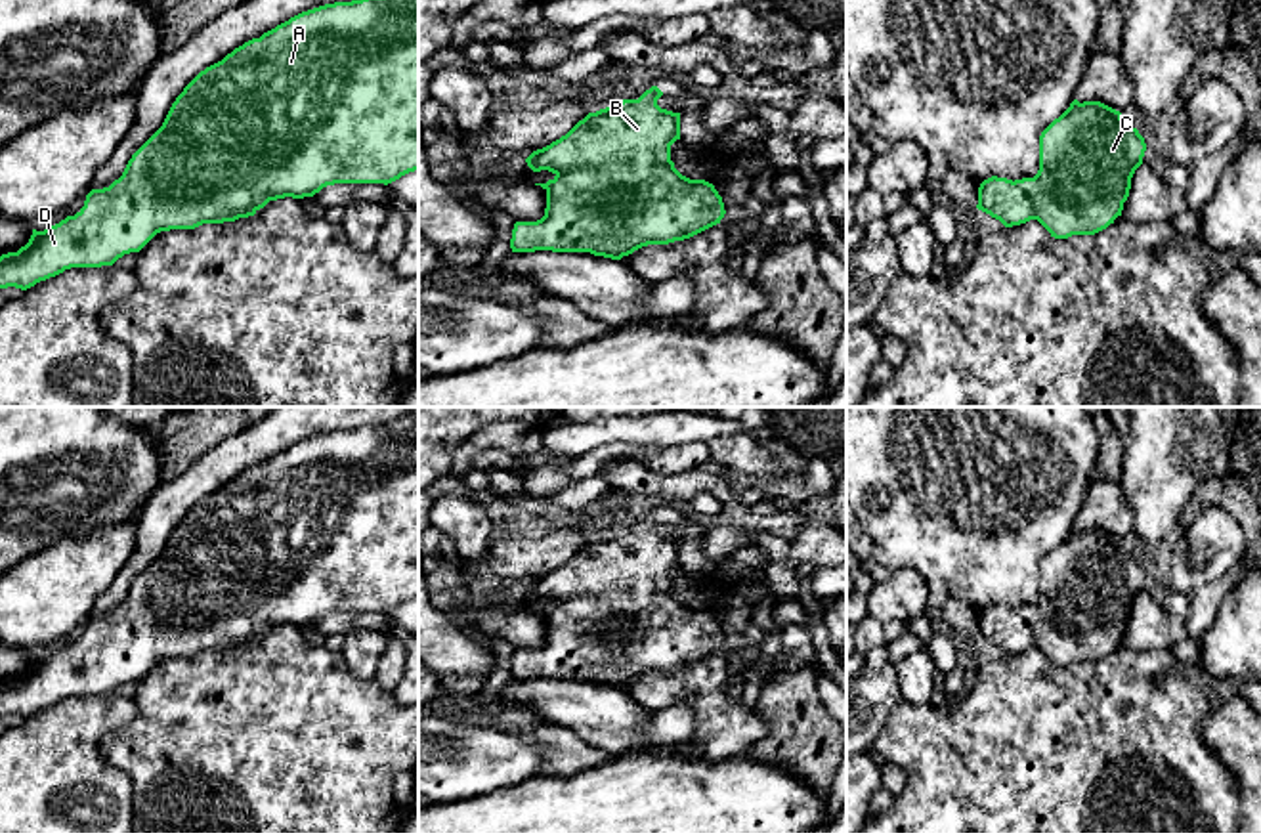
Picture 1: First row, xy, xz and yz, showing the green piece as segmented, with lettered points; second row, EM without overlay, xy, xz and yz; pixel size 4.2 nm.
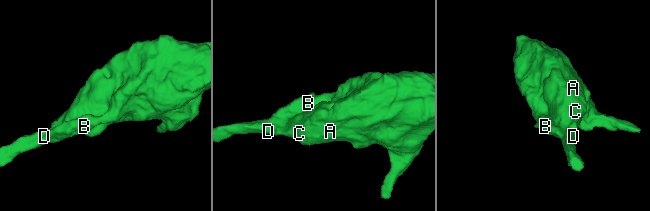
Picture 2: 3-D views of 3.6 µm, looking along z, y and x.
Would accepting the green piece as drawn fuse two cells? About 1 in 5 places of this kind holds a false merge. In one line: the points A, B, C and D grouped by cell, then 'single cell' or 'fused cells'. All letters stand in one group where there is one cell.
A B C D | single cell

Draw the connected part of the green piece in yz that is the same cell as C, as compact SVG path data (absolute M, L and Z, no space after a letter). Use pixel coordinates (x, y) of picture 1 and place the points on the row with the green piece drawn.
M1074 99L1039 136L1039 170L1034 178L992 176L978 187L976 208L1005 227L1037 220L1055 239L1095 235L1122 216L1131 178L1143 164L1144 138L1127 126L1122 113L1101 103Z

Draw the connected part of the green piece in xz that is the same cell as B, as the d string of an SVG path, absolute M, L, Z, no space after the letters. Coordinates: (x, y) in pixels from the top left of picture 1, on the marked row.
M657 86L638 99L623 99L611 107L588 113L566 136L533 151L525 162L533 172L548 170L552 180L541 185L546 191L545 216L537 222L516 222L512 229L512 252L590 252L621 260L648 245L669 245L690 239L724 218L724 203L713 183L682 176L671 160L671 145L680 139L680 113L661 109Z

